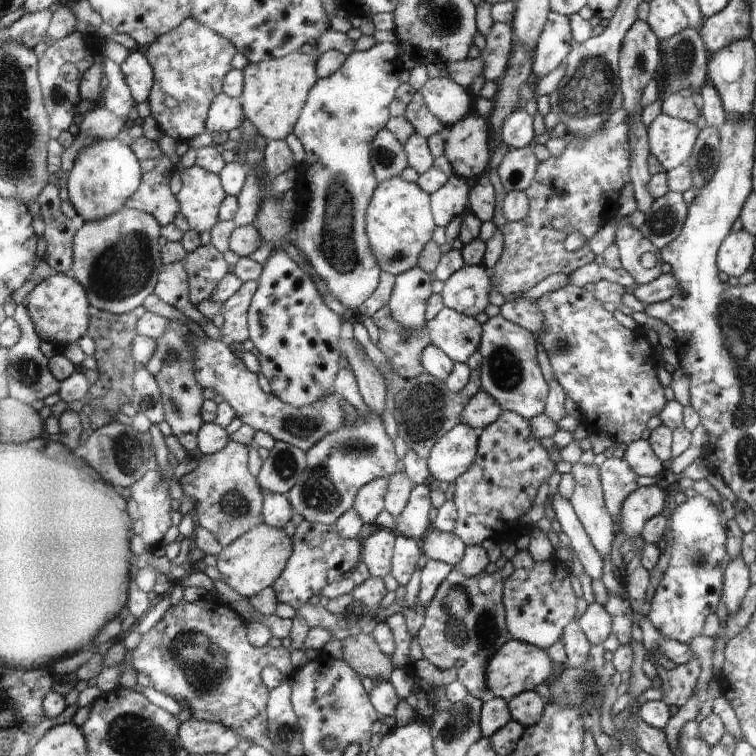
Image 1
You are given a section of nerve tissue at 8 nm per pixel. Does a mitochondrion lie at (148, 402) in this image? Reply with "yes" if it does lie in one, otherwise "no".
yes

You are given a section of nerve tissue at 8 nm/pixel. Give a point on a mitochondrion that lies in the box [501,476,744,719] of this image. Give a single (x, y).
(696, 558)

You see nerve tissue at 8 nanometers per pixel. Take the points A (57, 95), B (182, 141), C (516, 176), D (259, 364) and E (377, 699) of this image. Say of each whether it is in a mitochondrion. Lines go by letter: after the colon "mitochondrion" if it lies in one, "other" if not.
A: mitochondrion
B: other
C: mitochondrion
D: other
E: other

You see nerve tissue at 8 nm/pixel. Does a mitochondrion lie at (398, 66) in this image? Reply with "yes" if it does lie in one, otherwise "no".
no

